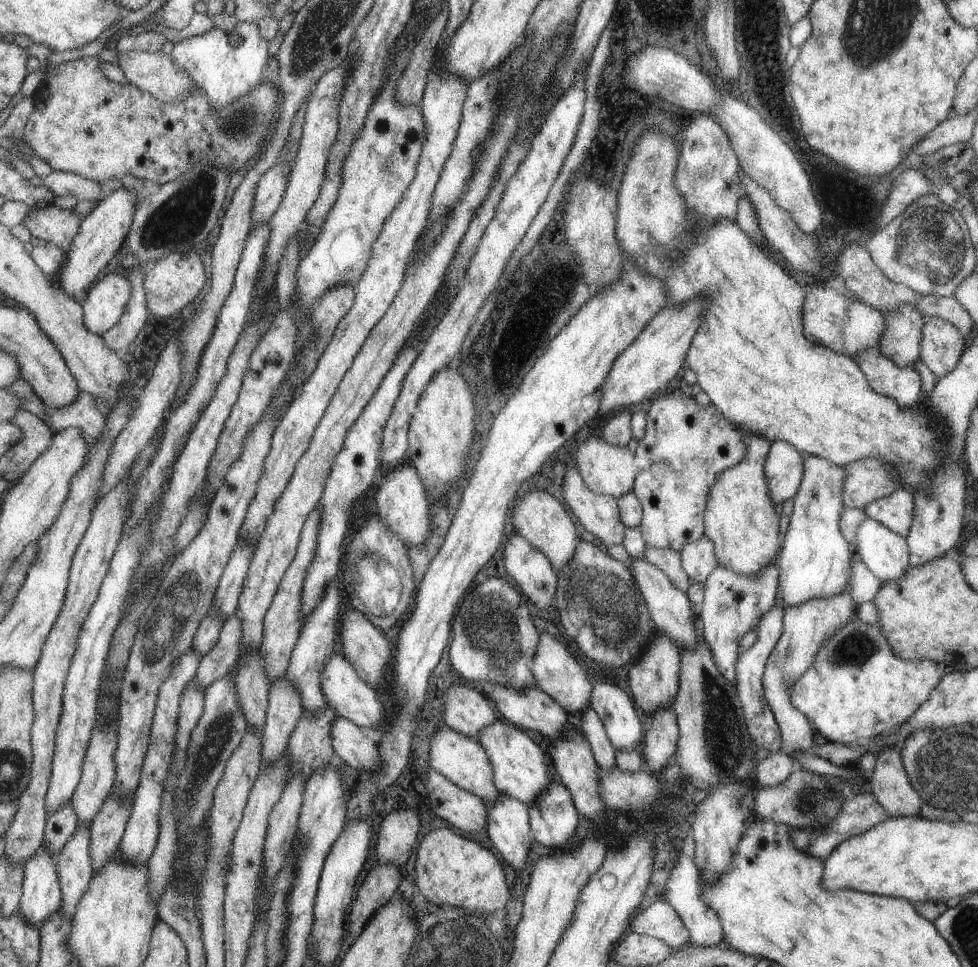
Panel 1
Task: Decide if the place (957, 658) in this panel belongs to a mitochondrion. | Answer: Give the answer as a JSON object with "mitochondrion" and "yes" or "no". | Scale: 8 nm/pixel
{"mitochondrion":"no"}

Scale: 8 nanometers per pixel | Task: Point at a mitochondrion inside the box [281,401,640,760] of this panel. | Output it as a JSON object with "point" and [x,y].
{"point":[488,613]}

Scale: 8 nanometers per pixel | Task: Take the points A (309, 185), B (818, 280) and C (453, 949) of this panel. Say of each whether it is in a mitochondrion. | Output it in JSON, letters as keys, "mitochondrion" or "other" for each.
{"A":"other","B":"other","C":"mitochondrion"}

